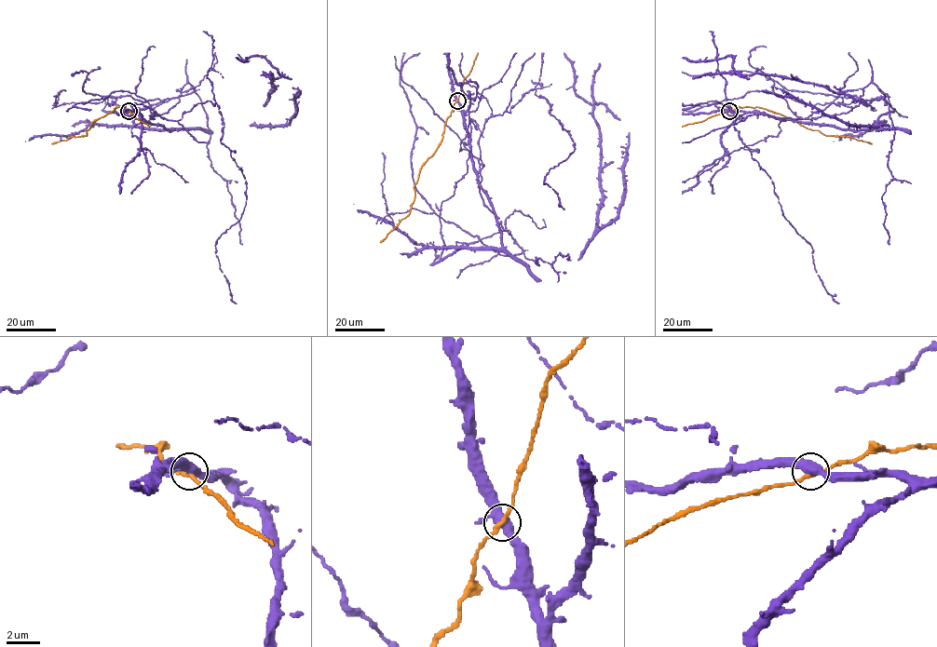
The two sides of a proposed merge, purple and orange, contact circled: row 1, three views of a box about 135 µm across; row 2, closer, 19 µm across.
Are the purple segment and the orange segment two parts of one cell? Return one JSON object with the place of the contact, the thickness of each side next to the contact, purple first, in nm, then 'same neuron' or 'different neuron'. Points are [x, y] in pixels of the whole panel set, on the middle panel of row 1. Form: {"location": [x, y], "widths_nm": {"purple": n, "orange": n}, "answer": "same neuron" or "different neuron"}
{"location": [457, 101], "widths_nm": {"purple": 360, "orange": 260}, "answer": "different neuron"}

